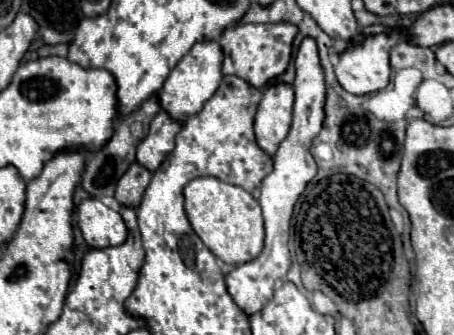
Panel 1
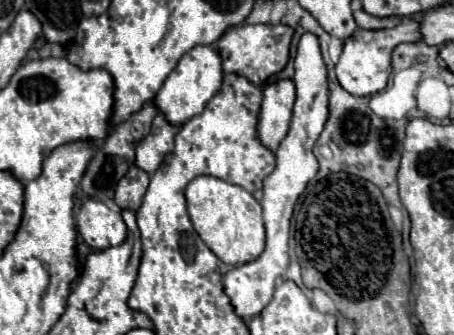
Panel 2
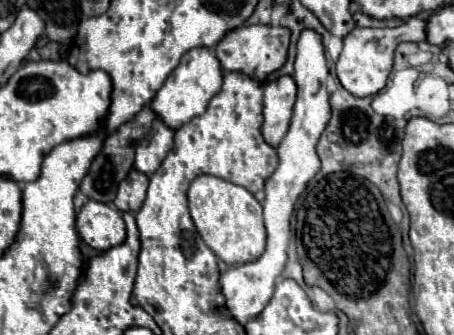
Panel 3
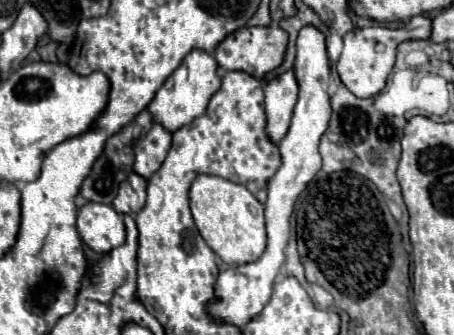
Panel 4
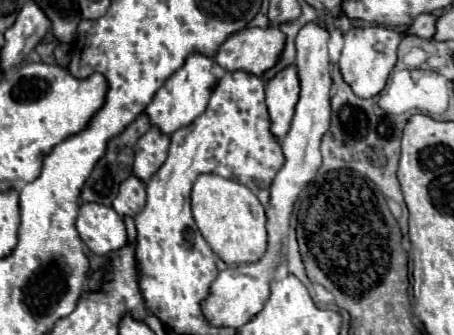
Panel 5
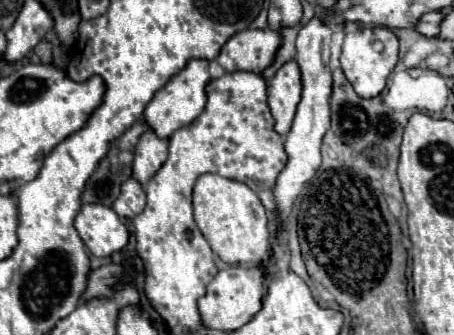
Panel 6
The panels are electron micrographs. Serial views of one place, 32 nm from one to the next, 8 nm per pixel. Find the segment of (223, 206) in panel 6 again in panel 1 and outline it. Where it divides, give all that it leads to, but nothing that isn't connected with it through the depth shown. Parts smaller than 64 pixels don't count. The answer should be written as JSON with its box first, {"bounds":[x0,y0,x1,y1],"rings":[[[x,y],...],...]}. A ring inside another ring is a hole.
{"bounds":[184,178,264,264],"rings":[[[194,178],[184,188],[184,210],[192,230],[206,248],[226,264],[244,264],[254,260],[264,246],[264,224],[260,204],[240,186],[226,184],[218,178]]]}

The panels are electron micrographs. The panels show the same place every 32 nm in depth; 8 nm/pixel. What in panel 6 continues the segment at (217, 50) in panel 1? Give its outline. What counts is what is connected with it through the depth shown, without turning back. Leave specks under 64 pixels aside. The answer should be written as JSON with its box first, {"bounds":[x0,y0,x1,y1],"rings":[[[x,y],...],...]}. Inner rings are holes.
{"bounds":[144,58,212,138],"rings":[[[192,58],[176,76],[172,76],[168,80],[168,84],[164,88],[160,88],[156,92],[156,96],[150,100],[150,104],[144,110],[144,120],[150,124],[152,130],[156,130],[156,134],[160,138],[168,138],[172,132],[176,132],[178,128],[190,124],[202,110],[206,104],[206,86],[212,80],[210,72],[208,72],[210,62],[202,60],[202,58]]]}

